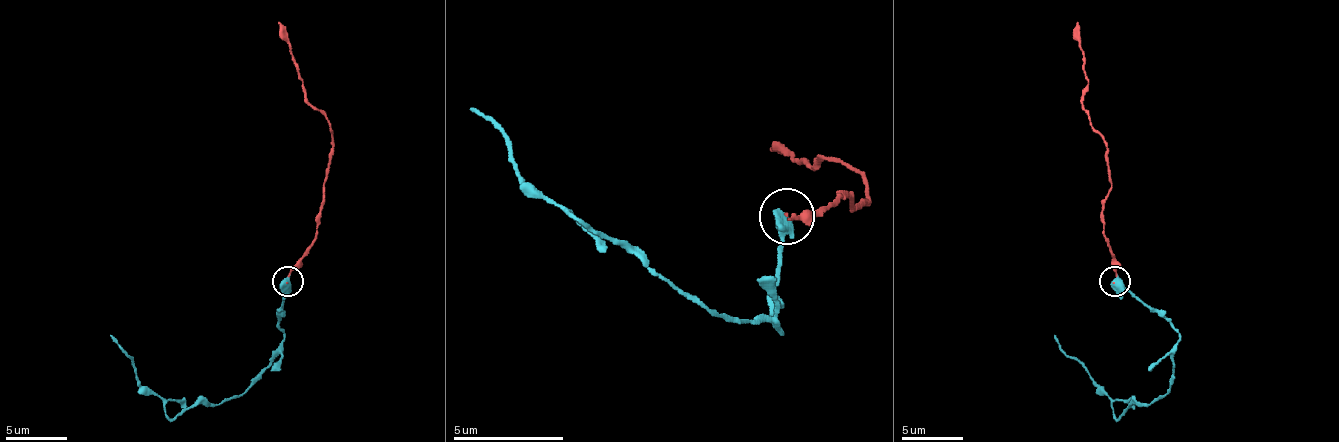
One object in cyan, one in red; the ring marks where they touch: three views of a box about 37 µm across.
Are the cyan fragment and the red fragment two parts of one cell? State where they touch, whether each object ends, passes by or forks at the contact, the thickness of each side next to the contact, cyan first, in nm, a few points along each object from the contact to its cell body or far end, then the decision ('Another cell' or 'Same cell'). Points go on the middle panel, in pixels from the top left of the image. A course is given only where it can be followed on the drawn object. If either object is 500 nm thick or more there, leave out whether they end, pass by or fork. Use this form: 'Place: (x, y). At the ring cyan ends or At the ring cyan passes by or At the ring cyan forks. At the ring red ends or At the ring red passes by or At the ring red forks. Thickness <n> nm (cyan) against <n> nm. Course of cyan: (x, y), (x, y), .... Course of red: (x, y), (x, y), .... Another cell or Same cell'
Place: (787, 216). At the ring cyan passes by. At the ring red ends. Thickness 460 nm (cyan) against 80 nm. Course of cyan: (788, 215), (772, 292), (783, 330), (722, 319), (623, 242), (595, 242), (534, 198), (507, 137), (468, 110). Course of red: (788, 215), (838, 198), (854, 209), (865, 204), (865, 182), (838, 159), (810, 165), (772, 148). Same cell

